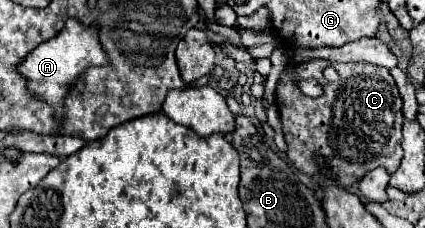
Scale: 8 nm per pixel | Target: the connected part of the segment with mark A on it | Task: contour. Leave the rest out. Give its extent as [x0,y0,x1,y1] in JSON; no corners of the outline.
[20,19,108,113]

